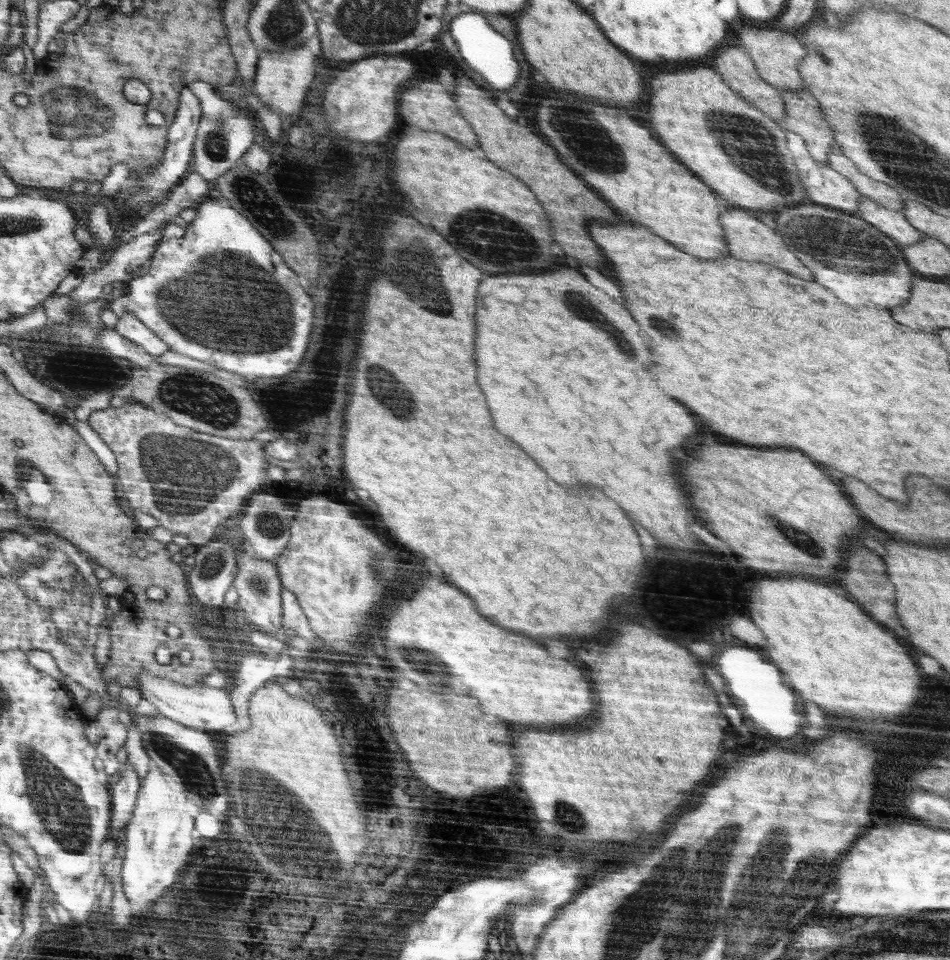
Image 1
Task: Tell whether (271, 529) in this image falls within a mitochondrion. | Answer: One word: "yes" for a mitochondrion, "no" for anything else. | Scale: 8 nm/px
yes

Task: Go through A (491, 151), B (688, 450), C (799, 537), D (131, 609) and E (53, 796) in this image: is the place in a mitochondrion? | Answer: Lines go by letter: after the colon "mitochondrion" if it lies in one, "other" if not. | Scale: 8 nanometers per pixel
A: other
B: other
C: mitochondrion
D: other
E: mitochondrion

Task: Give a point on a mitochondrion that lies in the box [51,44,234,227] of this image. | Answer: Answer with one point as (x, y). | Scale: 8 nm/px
(216, 142)

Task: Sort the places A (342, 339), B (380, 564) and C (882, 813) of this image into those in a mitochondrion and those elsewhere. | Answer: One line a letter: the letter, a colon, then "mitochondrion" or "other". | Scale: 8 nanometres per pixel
A: other
B: mitochondrion
C: other

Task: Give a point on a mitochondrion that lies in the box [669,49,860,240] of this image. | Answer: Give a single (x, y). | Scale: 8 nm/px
(759, 143)

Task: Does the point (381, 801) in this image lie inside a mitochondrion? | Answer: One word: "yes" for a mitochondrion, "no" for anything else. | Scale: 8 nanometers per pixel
no

